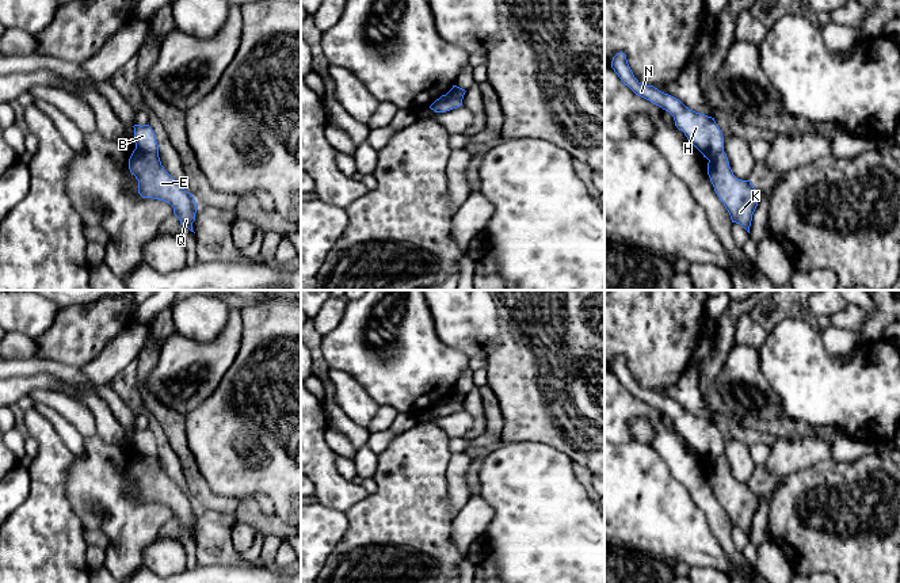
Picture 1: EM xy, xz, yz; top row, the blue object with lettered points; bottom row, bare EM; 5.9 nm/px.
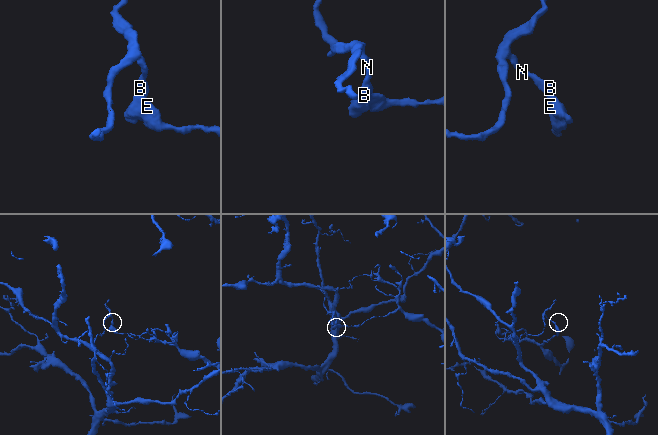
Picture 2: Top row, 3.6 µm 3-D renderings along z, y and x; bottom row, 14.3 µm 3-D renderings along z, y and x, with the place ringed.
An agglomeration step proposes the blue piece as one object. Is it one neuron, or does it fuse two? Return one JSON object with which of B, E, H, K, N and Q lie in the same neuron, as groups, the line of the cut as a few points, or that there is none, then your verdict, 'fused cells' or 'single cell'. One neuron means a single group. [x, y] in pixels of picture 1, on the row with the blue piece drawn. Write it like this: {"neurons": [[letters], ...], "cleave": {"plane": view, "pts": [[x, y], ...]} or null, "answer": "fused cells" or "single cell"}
{"neurons": [["B", "H", "N"], ["E", "K", "Q"]], "cleave": {"plane": "xy", "pts": [[136, 148], [157, 155]]}, "answer": "fused cells"}

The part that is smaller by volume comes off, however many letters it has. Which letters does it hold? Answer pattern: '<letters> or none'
E, K, Q

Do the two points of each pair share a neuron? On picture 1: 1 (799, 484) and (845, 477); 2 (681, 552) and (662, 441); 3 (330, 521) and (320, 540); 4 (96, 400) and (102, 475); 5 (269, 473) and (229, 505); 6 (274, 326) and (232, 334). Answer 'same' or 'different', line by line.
1: same
2: different
3: same
4: different
5: different
6: different

